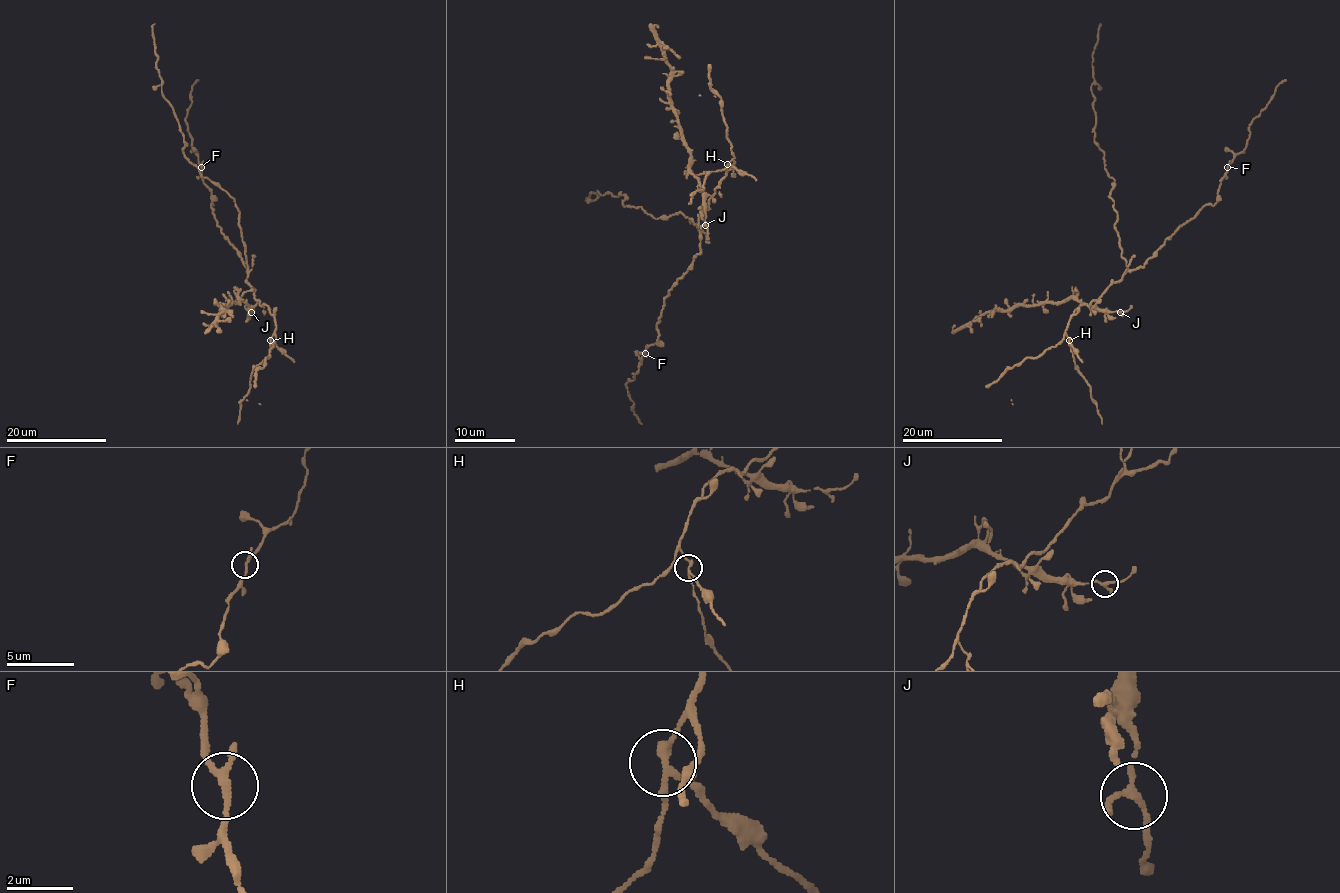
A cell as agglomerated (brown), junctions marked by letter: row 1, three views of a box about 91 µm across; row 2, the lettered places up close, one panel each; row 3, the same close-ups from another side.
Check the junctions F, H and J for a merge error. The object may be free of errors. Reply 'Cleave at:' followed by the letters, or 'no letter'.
Cleave at: H

